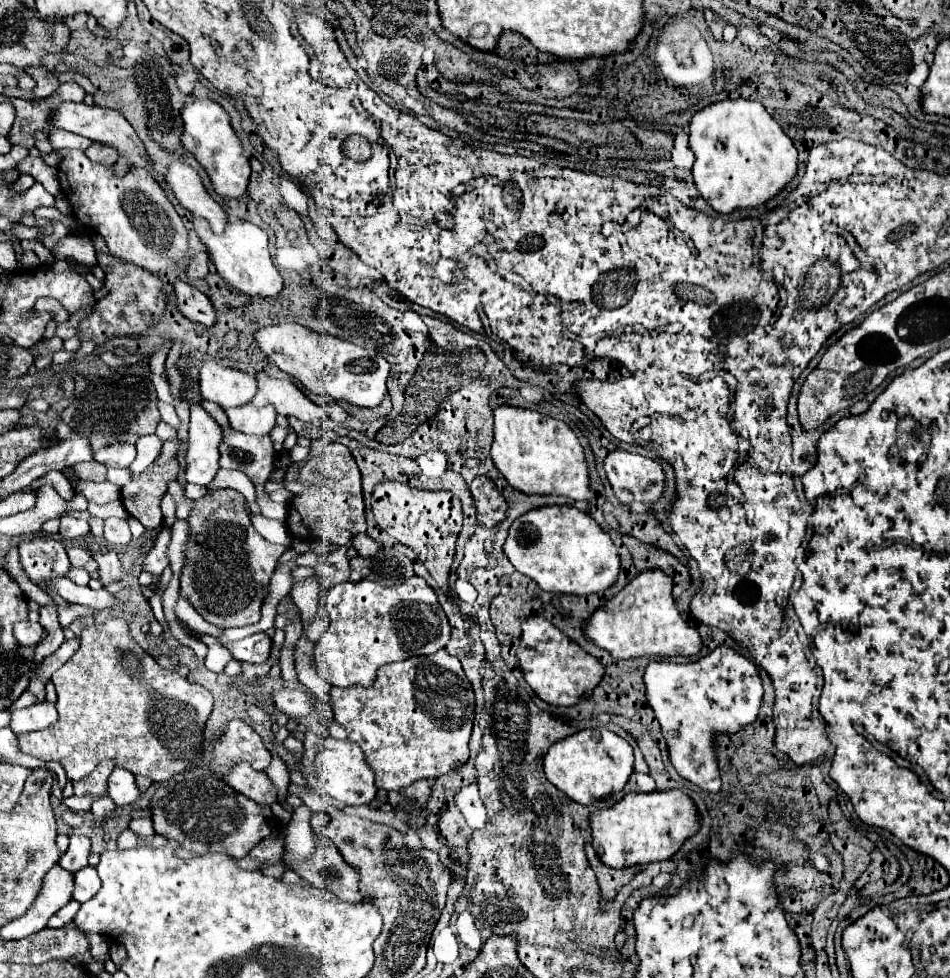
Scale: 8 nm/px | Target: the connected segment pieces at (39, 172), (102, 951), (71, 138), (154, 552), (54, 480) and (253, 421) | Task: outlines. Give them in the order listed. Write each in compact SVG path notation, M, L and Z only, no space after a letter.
M28 157L24 159L18 167L16 167L20 173L28 173L32 175L38 183L44 185L44 189L52 195L56 195L60 191L60 183L58 183L58 175L56 175L56 169L48 167L42 159L36 159L36 157Z
M88 933L88 939L90 939L90 953L96 961L108 961L110 955L108 955L108 941L102 937L102 935L96 935L96 933Z
M54 129L48 139L50 139L50 143L52 143L52 147L54 147L56 151L58 151L58 149L64 149L64 147L86 151L86 147L92 145L90 139L80 137L80 135L76 135L76 133L70 133L70 131L64 131L64 129Z
M162 527L156 537L156 545L150 549L150 553L142 563L142 569L154 575L162 575L162 571L168 567L168 557L166 557L168 543L170 543L170 527Z
M49 471L44 477L34 480L30 487L33 491L37 491L43 485L52 486L65 500L70 500L75 495L72 485L59 471Z
M246 403L244 407L234 407L226 411L230 425L236 427L240 433L248 435L268 435L270 429L276 425L276 409L272 405L268 407L256 407L252 403Z

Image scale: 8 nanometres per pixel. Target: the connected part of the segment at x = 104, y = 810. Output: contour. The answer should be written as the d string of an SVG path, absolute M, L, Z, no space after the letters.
M100 797L100 799L96 799L94 803L92 803L92 813L94 815L100 815L100 817L108 817L108 815L112 815L114 813L114 809L116 809L116 805L114 805L114 801L110 799L110 797Z

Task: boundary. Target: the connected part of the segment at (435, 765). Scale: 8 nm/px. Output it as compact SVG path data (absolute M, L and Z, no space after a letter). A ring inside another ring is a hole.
M446 649L434 655L410 657L400 663L388 663L372 687L332 687L332 709L336 721L346 729L348 739L358 743L368 765L376 773L376 787L400 791L420 779L438 779L452 773L468 761L468 741L474 725L474 691L462 665Z

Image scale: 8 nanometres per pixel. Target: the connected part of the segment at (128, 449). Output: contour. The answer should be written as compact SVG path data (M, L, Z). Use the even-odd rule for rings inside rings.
M116 443L94 451L94 459L106 467L128 467L136 457L136 447L128 443Z

